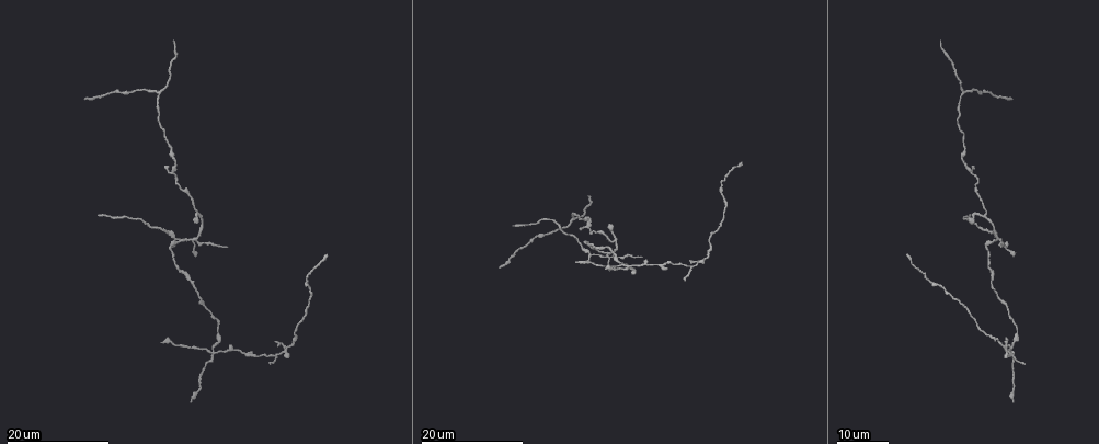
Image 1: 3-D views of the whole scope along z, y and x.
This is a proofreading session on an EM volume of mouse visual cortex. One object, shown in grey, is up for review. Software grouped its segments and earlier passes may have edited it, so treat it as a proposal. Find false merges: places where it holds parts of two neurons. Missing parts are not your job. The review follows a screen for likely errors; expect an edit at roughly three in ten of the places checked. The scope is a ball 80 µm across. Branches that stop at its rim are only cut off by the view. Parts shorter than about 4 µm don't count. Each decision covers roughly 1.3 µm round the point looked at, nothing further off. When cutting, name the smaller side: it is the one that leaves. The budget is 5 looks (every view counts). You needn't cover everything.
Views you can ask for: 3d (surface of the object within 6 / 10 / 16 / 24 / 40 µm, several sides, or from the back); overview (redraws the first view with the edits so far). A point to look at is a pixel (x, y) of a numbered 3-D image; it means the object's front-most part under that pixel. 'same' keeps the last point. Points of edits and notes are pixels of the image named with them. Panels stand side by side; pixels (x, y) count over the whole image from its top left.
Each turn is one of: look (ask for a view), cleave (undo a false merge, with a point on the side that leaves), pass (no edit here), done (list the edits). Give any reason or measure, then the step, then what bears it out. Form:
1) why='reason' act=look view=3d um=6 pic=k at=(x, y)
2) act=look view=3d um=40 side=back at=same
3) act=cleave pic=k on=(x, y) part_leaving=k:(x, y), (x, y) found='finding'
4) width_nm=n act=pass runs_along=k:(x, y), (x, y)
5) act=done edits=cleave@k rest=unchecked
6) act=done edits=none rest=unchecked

why='four arms meet' act=look view=3d um=24 pic=1 at=(215, 351)

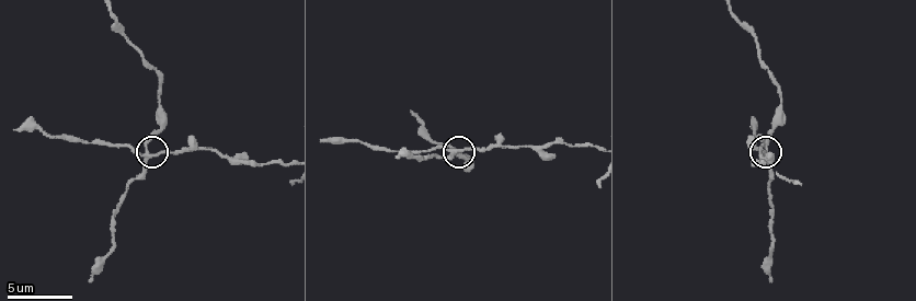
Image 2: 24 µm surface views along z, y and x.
why='zoom in' act=look view=3d um=6 pic=2 at=(454, 151)

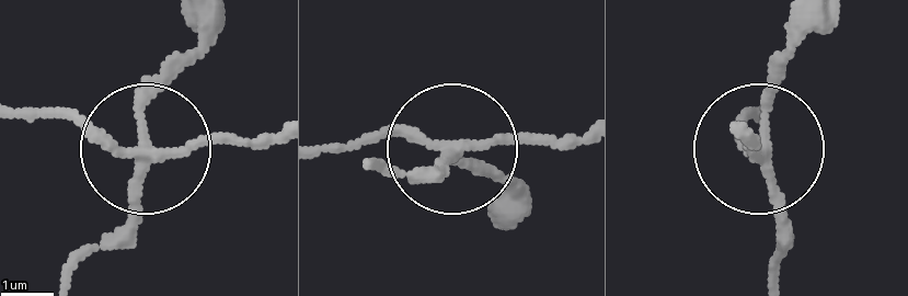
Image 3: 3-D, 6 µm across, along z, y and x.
width_nm=190 act=cleave pic=3 on=(83, 116) part_leaving=3:(156, 152), (269, 139) found='two neurons meet here'

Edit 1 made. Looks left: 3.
why='two arms at a narrow angle' act=look view=3d um=24 pic=1 at=(193, 241)

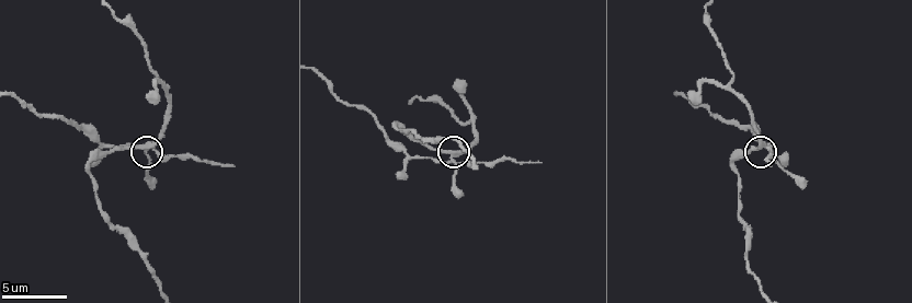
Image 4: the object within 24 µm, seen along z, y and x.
act=look view=3d um=10 pic=4 at=(145, 148)

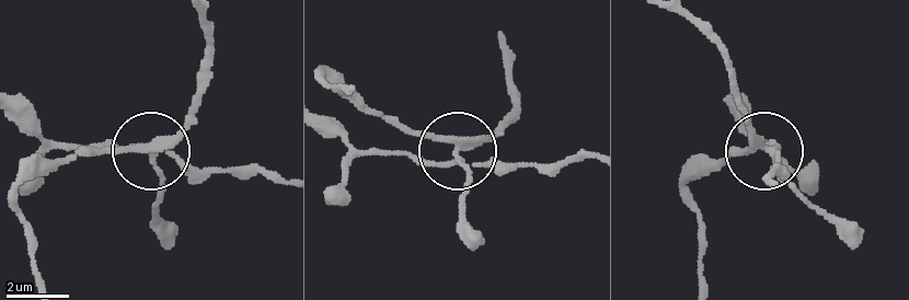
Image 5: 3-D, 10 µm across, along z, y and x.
arms=5 act=cleave pic=5 on=(425, 160) part_leaving=5:(468, 147), (423, 162), (360, 154), (329, 131) found='two neurons meet here'

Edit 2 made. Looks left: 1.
act=done edits=cleave@3,cleave@5 rest=unchecked

